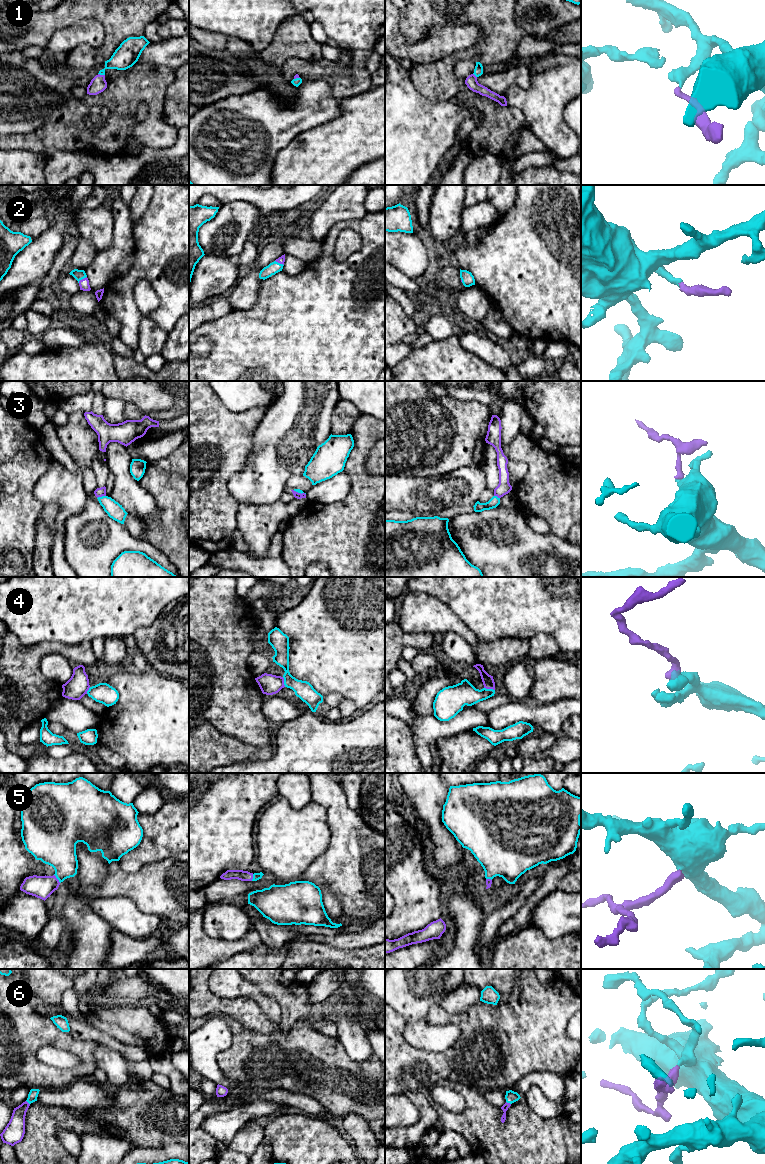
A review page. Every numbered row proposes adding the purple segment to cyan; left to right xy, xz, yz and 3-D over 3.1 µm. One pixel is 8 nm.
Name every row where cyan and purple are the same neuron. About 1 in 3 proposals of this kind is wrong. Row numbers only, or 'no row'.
1, 2, 5, 6

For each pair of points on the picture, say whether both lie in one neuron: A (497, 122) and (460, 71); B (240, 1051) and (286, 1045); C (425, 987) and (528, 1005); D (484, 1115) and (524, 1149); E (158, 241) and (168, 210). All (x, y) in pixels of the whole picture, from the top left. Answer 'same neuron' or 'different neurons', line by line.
A: same neuron
B: same neuron
C: different neurons
D: same neuron
E: same neuron

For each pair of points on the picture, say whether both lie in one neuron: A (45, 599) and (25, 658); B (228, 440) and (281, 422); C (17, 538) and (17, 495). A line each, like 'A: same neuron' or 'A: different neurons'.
A: different neurons
B: different neurons
C: same neuron

